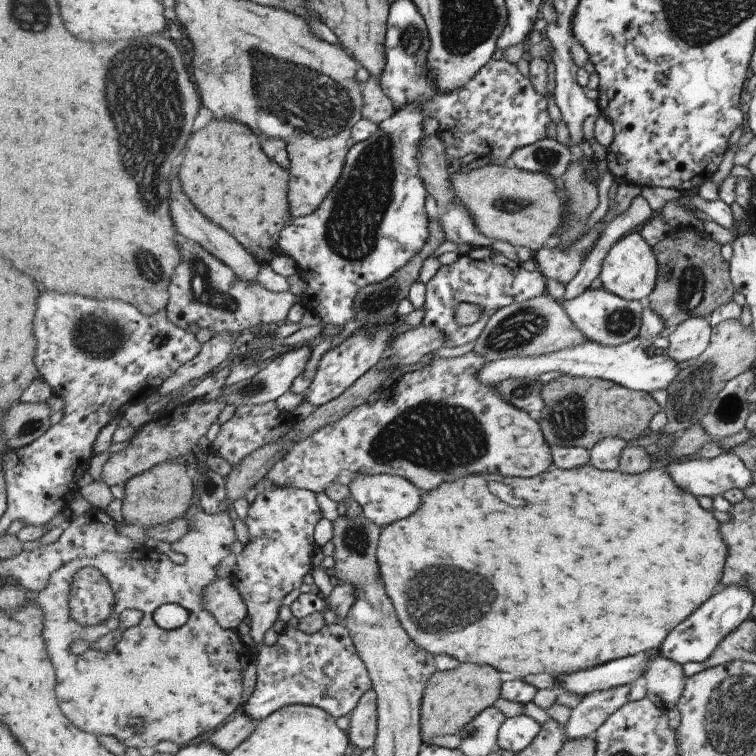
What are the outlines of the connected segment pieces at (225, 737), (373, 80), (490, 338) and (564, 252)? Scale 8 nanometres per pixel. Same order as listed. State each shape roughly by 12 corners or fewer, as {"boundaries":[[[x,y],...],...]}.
{"boundaries":[[[240,712],[212,734],[225,753],[235,751],[258,728]],[[379,78],[363,86],[362,119],[381,125],[394,116],[393,102]],[[548,294],[499,310],[476,341],[485,361],[587,343]],[[598,225],[569,249],[544,246],[533,254],[548,280],[569,285],[582,270],[582,255],[595,248]]]}

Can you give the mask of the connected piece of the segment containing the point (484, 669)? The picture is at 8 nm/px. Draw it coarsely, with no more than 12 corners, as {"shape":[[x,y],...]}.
{"shape":[[461,663],[431,676],[422,736],[458,734],[502,697],[502,673]]}

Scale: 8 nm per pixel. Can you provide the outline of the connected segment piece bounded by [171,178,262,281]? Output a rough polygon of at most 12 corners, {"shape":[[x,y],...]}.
{"shape":[[173,178],[173,218],[179,234],[257,281],[262,264],[225,228],[179,194]]}

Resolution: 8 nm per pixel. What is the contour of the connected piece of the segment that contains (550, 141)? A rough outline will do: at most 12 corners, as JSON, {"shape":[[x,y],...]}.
{"shape":[[556,138],[516,151],[511,165],[560,183],[575,152]]}

